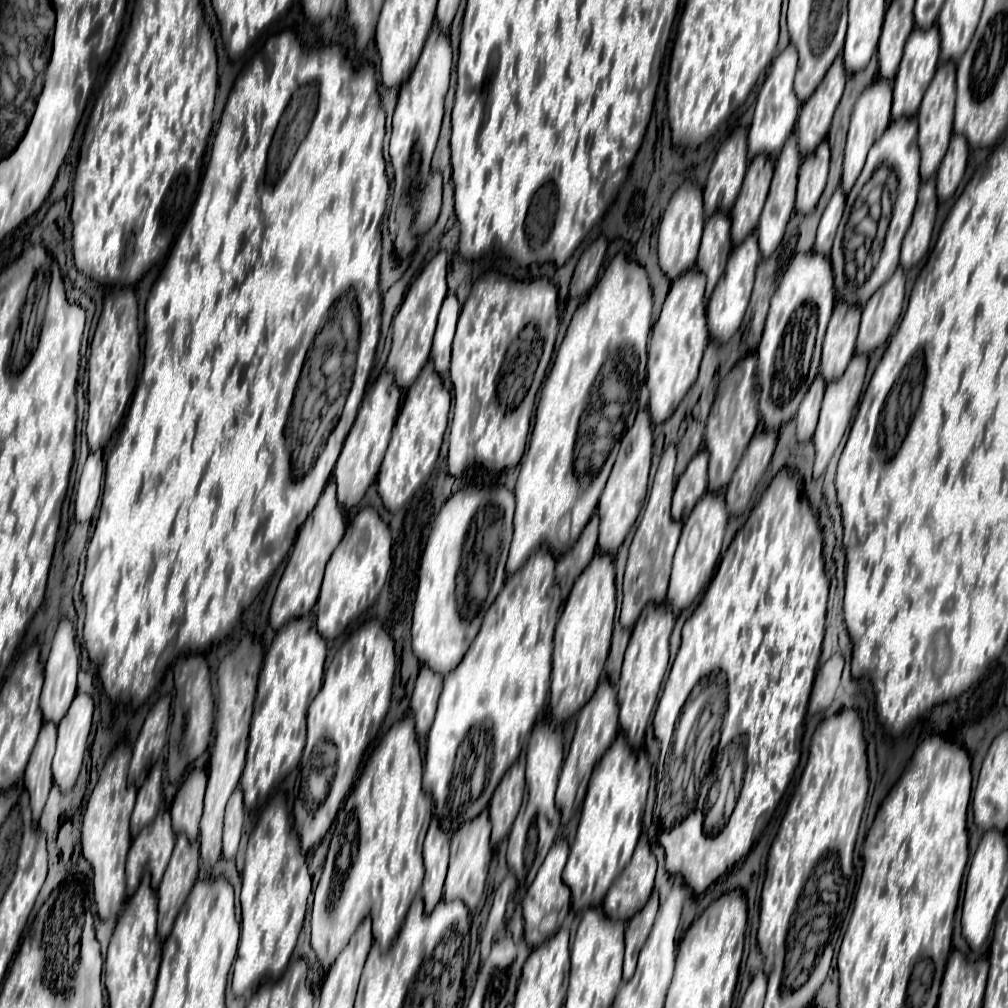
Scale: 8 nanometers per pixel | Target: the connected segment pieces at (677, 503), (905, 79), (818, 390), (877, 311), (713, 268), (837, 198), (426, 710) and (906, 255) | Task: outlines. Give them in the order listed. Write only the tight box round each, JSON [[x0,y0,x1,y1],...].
[[673,448,707,520],[891,26,939,120],[795,374,825,442],[857,266,905,354],[697,214,731,300],[815,188,845,256],[411,664,443,738],[901,178,937,270]]

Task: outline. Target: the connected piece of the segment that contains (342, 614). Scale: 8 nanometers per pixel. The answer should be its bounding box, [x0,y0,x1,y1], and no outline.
[317,506,391,640]

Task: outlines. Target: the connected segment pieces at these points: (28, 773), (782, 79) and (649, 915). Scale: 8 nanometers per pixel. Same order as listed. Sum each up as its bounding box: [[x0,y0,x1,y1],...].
[[25,722,57,824],[749,44,799,158],[623,890,659,982]]

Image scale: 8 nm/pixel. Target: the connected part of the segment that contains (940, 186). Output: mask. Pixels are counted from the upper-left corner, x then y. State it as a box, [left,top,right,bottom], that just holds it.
[937,136,967,202]

